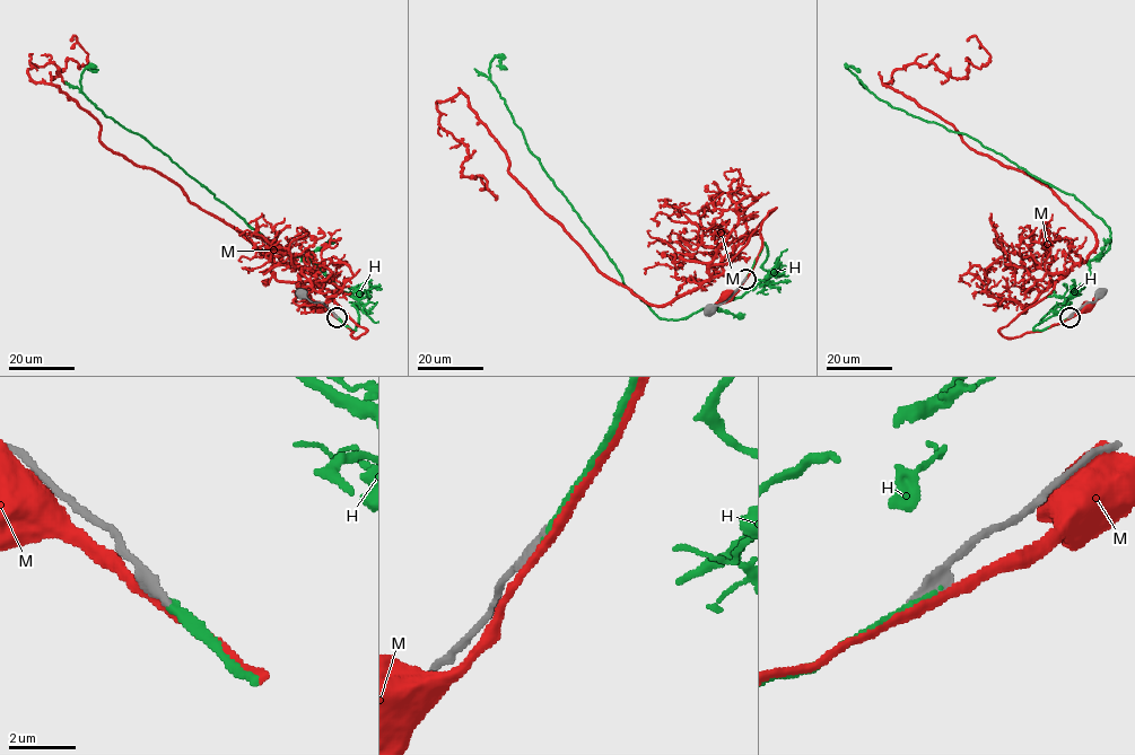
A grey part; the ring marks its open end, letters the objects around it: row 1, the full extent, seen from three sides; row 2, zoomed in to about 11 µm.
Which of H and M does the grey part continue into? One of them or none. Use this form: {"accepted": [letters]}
{"accepted": ["H"]}

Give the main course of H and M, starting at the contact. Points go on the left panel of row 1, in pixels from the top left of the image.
H: (337, 317), (354, 330), (359, 303), (306, 255), (276, 248), (88, 99), (81, 72), (98, 69)
M: (335, 316), (317, 307)

